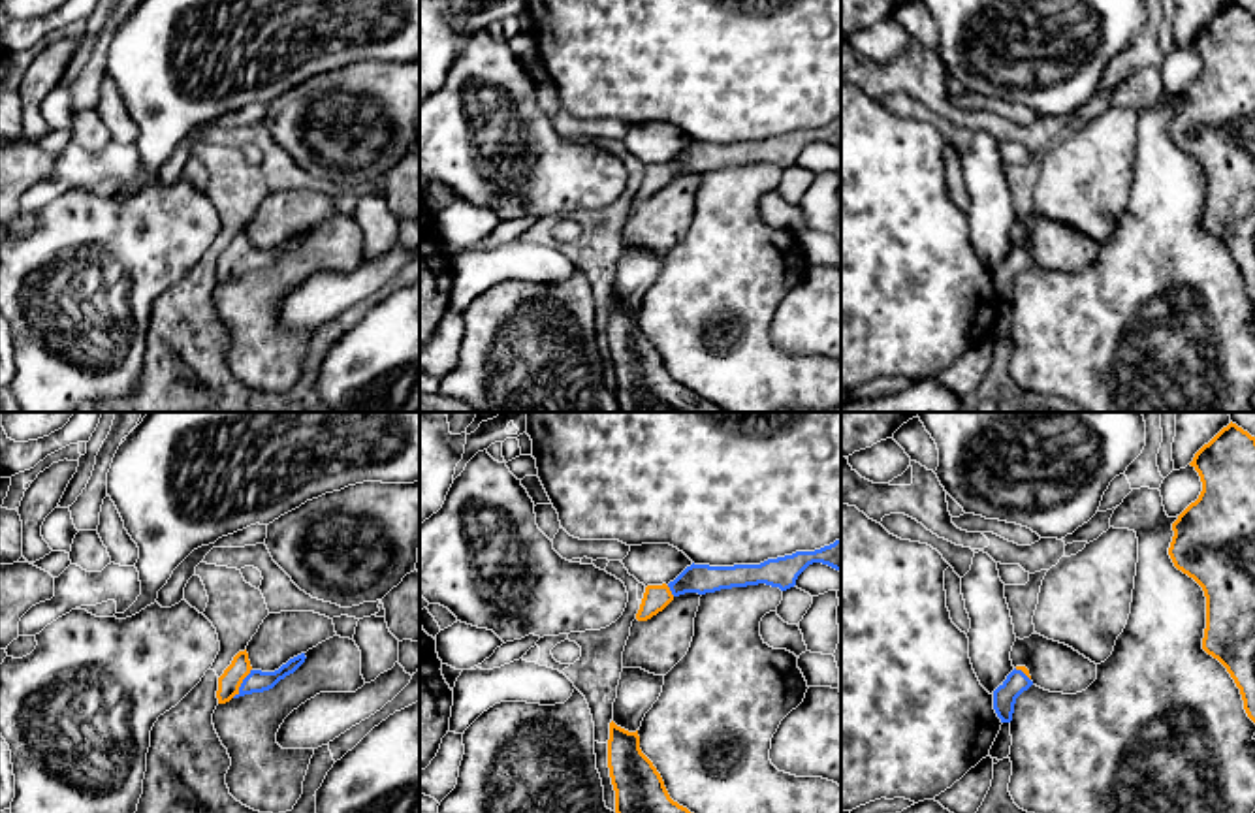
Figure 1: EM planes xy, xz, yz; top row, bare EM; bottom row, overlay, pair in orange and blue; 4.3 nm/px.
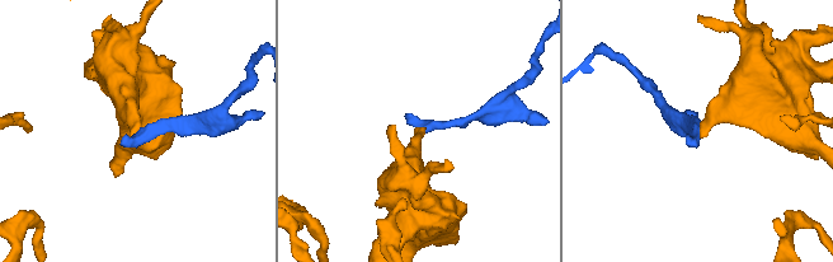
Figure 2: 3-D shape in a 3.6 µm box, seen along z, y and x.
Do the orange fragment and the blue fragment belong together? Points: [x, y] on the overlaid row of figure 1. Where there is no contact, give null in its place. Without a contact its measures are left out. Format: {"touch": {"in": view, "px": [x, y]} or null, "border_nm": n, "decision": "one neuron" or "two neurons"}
{"touch": {"in": "xy", "px": [241, 682]}, "border_nm": 150, "decision": "one neuron"}

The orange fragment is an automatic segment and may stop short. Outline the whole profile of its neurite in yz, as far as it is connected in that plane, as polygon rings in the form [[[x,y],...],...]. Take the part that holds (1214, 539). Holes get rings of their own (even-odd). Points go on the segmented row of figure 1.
[[[1231,422],[1189,465],[1199,472],[1202,491],[1172,523],[1168,555],[1178,570],[1202,587],[1202,649],[1227,668],[1255,723],[1255,437]]]

